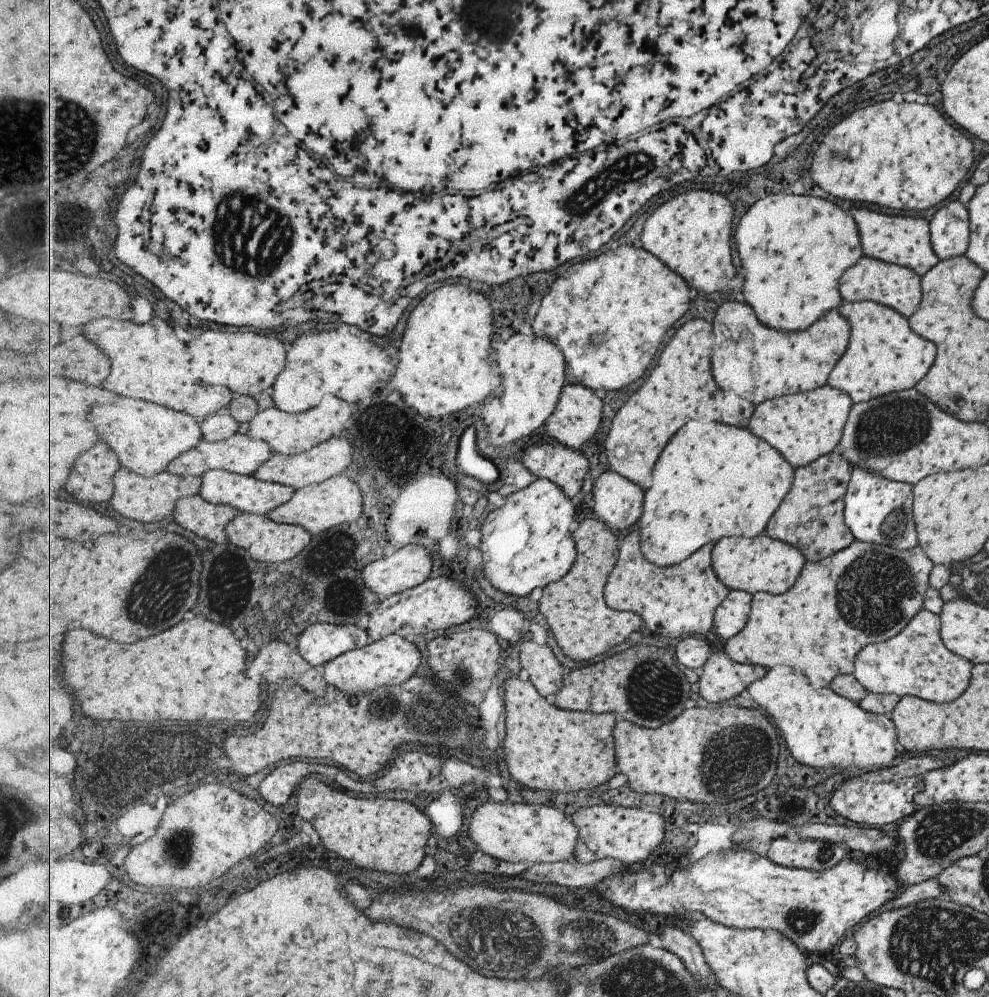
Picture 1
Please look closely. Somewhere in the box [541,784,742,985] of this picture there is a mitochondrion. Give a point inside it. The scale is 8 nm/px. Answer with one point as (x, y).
(601, 936)

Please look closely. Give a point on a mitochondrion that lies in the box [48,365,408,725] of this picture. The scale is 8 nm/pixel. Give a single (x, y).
(166, 574)

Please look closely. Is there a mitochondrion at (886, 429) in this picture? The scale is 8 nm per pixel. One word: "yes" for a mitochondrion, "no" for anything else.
yes

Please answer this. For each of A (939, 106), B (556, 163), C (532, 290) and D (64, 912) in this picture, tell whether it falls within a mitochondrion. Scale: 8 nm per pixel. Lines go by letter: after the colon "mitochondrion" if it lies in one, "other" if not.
A: other
B: other
C: other
D: other

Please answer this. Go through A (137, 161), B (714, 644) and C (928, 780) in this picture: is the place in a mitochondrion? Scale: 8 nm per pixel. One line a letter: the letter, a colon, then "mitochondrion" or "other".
A: other
B: other
C: other

